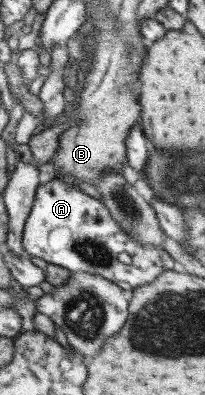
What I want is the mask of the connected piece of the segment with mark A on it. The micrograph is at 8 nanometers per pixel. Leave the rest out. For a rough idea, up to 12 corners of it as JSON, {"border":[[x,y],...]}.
{"border":[[39,185],[27,257],[135,287],[172,270],[125,233],[101,200]]}

